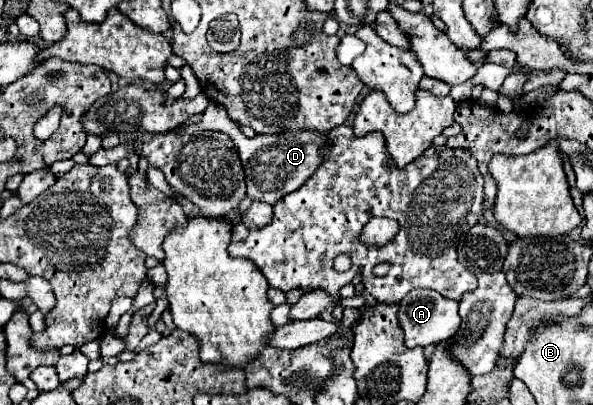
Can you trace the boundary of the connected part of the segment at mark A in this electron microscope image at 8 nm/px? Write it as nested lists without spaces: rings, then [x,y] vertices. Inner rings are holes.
[[[412,290],[412,292],[408,292],[404,296],[404,300],[400,302],[398,318],[400,318],[400,326],[404,328],[404,344],[408,348],[440,344],[440,342],[452,338],[456,334],[456,330],[460,328],[460,322],[462,322],[460,314],[458,314],[458,302],[444,298],[434,290]]]

